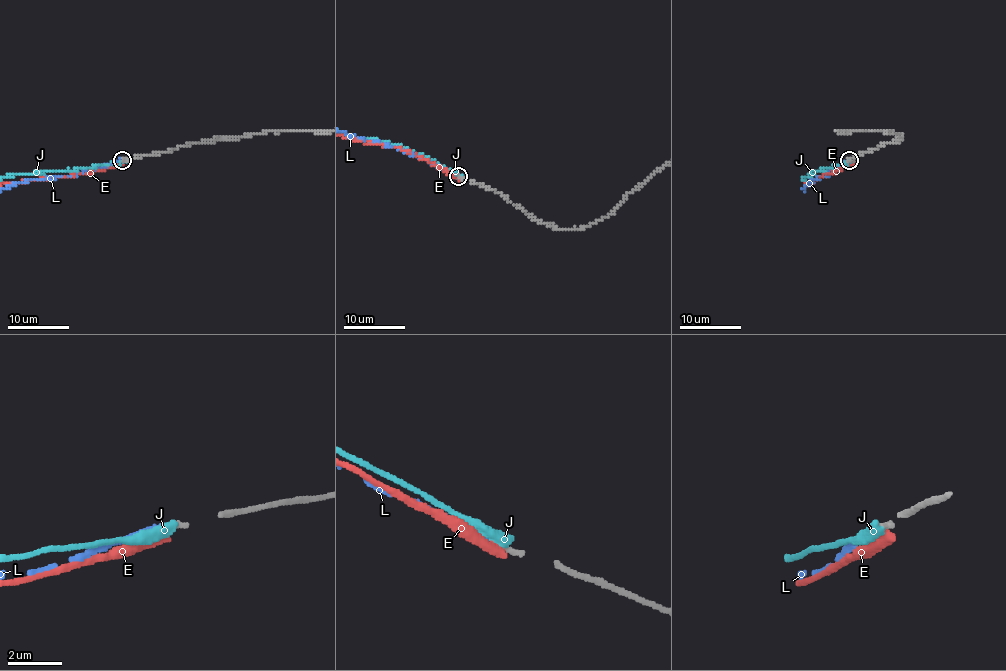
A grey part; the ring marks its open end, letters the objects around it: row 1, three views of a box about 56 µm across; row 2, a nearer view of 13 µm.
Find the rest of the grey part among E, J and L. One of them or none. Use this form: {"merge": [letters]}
{"merge": ["L"]}

